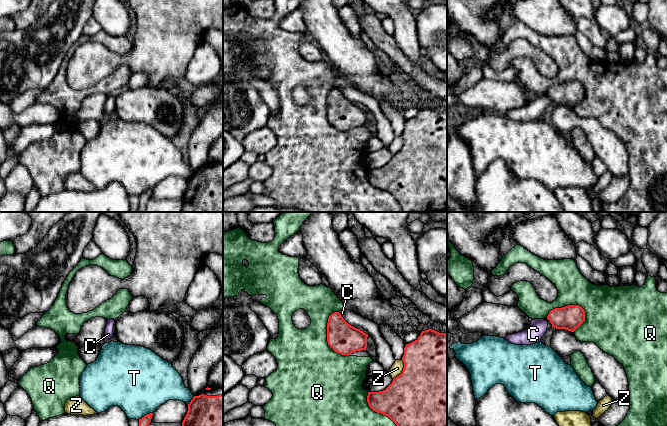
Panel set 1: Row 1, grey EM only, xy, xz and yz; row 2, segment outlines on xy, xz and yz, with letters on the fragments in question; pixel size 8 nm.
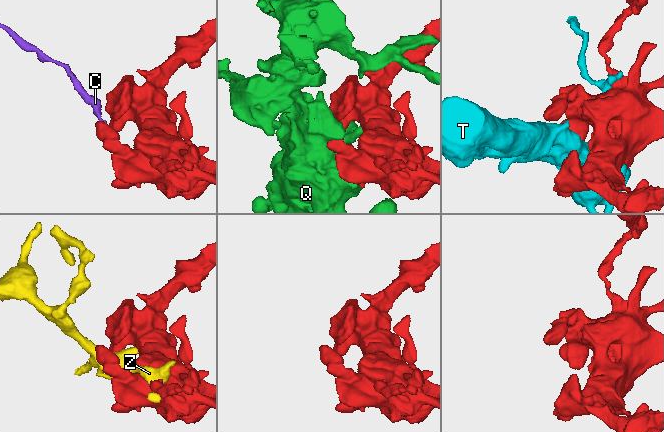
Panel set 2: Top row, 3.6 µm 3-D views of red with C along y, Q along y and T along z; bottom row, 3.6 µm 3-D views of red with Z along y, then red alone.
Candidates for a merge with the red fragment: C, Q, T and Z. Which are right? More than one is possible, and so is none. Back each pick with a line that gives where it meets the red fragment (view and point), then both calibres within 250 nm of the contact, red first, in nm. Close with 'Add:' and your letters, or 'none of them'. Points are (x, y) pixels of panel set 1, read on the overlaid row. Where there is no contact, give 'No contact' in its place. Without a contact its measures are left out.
Add: none of them

